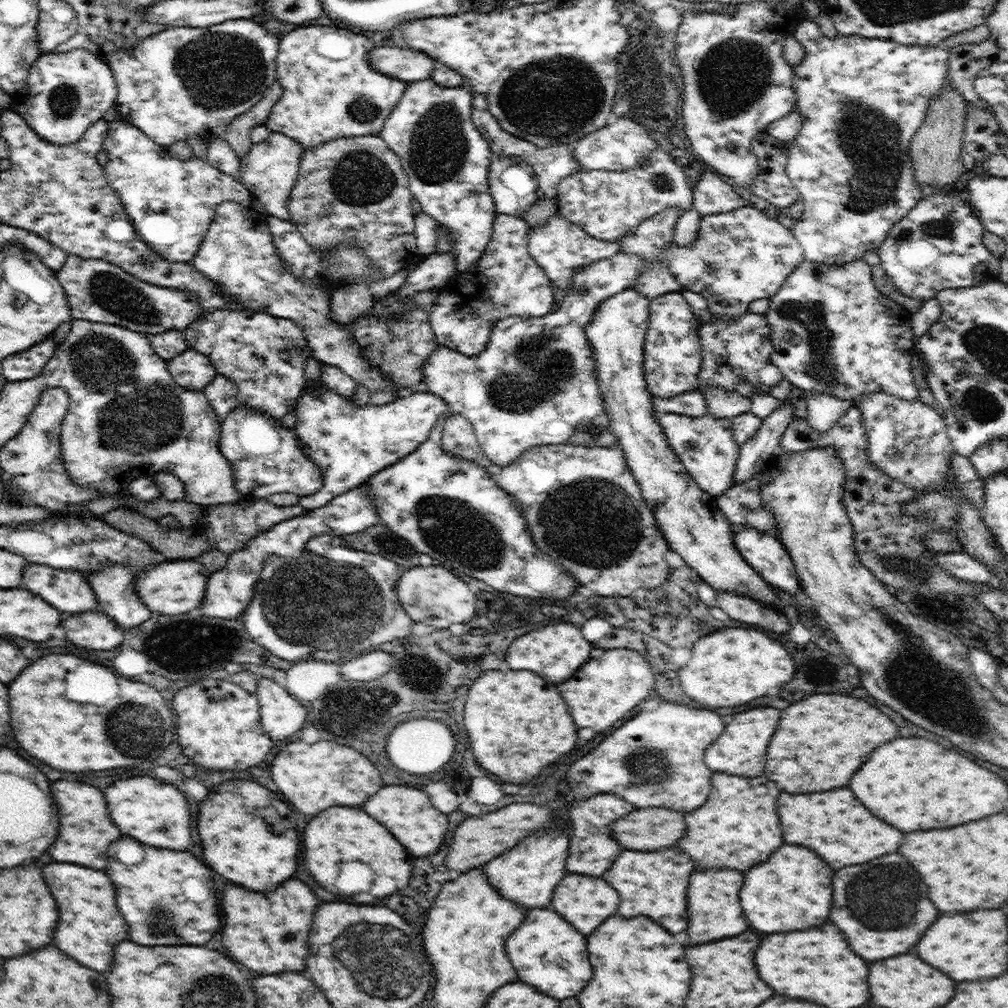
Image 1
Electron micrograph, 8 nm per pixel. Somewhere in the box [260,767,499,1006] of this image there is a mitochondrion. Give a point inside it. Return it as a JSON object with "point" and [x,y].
{"point":[387,959]}

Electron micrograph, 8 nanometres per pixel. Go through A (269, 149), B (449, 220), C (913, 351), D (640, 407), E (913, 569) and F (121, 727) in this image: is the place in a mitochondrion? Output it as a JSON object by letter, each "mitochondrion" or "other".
{"A":"other","B":"other","C":"other","D":"other","E":"mitochondrion","F":"mitochondrion"}

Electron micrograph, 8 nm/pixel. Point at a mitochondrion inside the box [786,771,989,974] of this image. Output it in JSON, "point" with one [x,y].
{"point":[884,895]}

